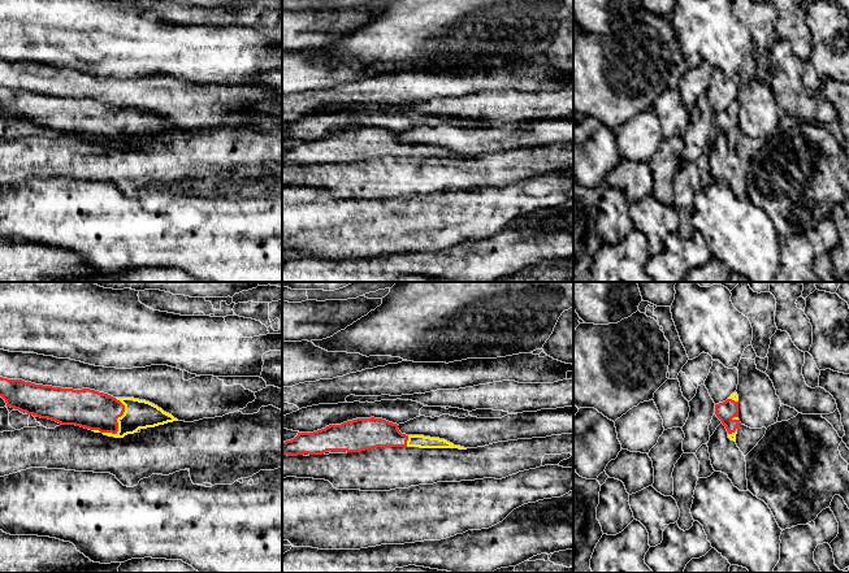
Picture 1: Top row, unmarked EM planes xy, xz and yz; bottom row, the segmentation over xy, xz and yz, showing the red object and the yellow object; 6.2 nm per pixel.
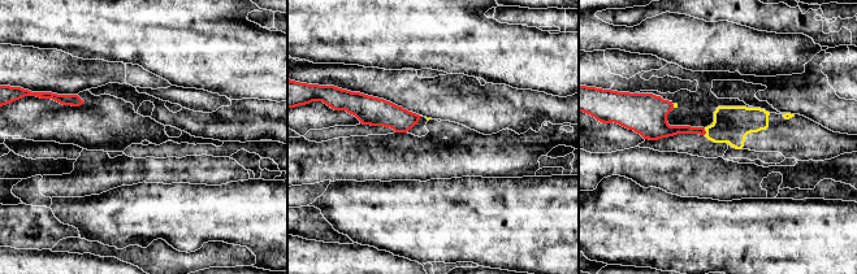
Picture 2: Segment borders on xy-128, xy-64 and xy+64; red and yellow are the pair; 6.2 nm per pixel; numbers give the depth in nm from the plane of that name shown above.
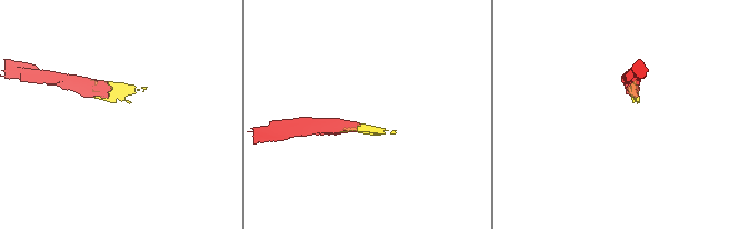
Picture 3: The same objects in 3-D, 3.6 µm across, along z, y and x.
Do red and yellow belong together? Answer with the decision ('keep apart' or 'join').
join

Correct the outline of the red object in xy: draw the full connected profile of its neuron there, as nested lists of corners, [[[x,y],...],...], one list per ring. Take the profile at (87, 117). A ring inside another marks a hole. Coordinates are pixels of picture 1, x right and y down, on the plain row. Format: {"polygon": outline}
{"polygon": [[[0,86],[0,105],[7,116],[27,123],[114,147],[178,130],[150,110],[113,107],[90,97],[61,97]]]}

